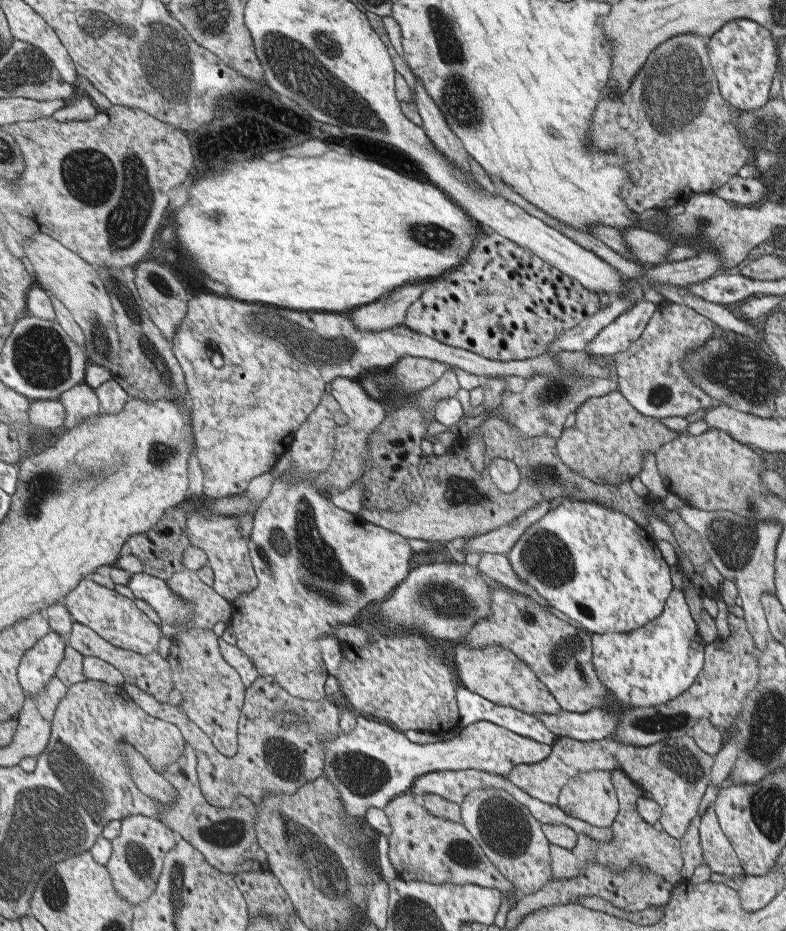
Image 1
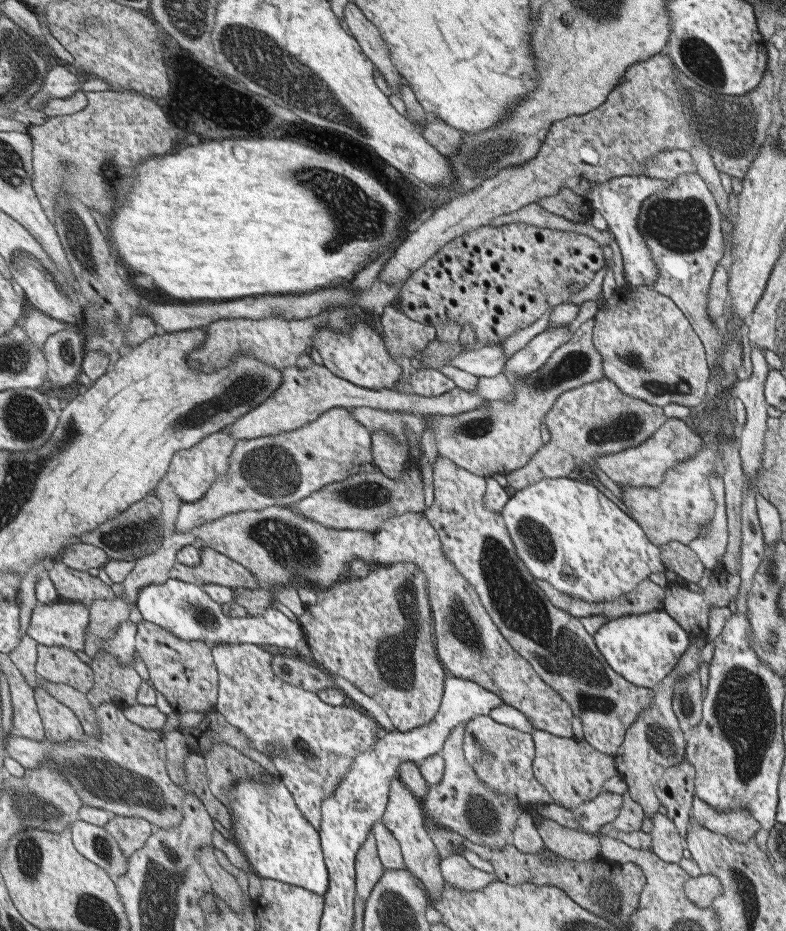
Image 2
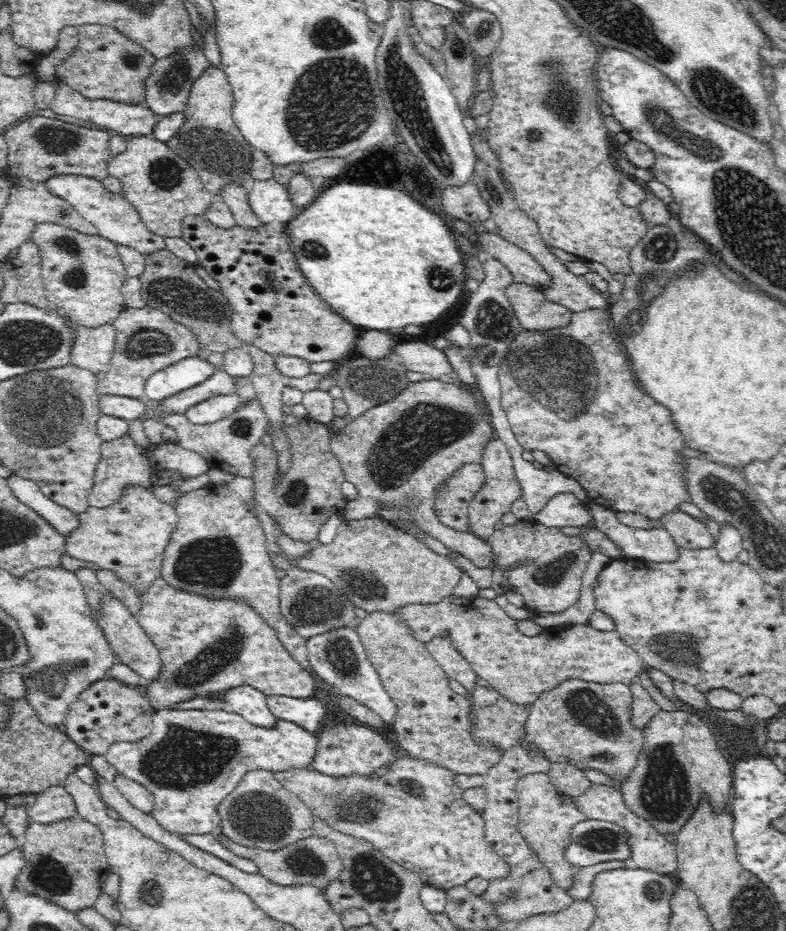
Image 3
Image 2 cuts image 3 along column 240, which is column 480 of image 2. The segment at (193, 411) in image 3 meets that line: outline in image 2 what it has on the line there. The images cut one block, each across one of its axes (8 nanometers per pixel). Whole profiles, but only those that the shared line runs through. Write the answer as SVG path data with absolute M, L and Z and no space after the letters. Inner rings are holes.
M324 364L309 368L291 366L284 370L284 382L265 402L237 419L223 433L237 440L249 440L291 432L303 428L306 424L320 418L327 411L337 407L357 408L359 406L375 408L384 411L400 411L423 416L447 415L455 416L467 411L473 411L483 406L487 400L477 393L452 388L439 396L419 396L417 394L399 393L392 389L371 390L361 388L343 377L337 376Z

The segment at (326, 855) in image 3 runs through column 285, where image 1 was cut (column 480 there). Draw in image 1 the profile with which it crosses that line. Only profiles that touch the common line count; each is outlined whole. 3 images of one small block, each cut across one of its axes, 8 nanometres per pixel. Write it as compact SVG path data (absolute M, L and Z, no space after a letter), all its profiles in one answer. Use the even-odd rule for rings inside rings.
M409 792L397 795L382 810L390 826L387 856L397 878L427 881L431 884L476 884L512 893L511 881L495 868L495 864L460 822L435 816Z

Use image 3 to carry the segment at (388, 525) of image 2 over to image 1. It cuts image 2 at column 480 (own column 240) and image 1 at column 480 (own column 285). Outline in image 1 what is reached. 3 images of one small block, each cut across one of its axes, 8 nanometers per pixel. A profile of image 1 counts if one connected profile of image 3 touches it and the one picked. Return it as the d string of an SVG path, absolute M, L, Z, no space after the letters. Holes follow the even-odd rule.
M459 641L453 648L455 672L459 675L460 684L493 704L508 706L524 713L553 714L559 711L558 701L546 685L535 676L534 671L509 649L501 645L471 647L465 641Z

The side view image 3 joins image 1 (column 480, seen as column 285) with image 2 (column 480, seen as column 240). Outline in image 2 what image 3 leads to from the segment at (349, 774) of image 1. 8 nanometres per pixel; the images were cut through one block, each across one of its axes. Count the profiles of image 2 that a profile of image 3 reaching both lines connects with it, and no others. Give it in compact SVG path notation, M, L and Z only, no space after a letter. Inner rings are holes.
M492 714L475 716L464 724L462 751L475 776L487 787L505 798L511 798L528 812L531 805L554 803L546 787L534 777L534 741L530 733L519 732L509 725L499 724Z

